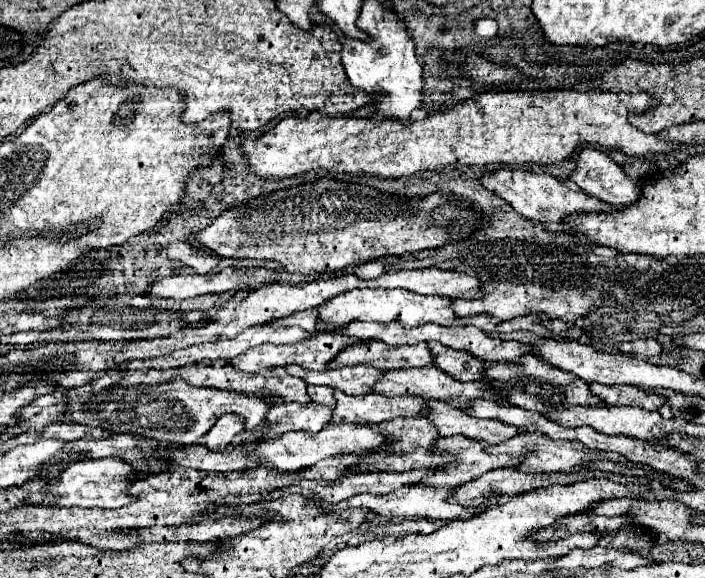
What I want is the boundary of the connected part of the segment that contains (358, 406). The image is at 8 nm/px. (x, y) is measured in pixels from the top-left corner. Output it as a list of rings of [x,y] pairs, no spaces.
[[[336,392],[336,408],[332,410],[330,422],[386,422],[398,416],[426,416],[428,402],[424,398],[414,396],[396,396],[386,398],[376,392],[362,396],[348,396],[344,392]]]

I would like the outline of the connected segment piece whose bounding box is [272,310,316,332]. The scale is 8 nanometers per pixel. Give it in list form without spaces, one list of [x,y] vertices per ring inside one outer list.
[[[304,310],[298,312],[296,316],[288,316],[284,320],[276,320],[272,324],[284,324],[284,326],[300,326],[306,332],[312,332],[312,326],[316,324],[316,310]]]

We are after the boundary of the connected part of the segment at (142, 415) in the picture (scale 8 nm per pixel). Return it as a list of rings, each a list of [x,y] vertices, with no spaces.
[[[174,380],[172,384],[154,384],[154,386],[134,386],[118,388],[108,386],[100,392],[82,392],[82,388],[62,390],[68,396],[70,418],[76,424],[102,426],[108,432],[132,432],[142,434],[152,440],[166,440],[176,444],[192,444],[202,434],[206,434],[218,416],[234,412],[244,420],[244,430],[258,430],[260,426],[272,426],[268,422],[268,412],[272,404],[252,396],[240,394],[234,390],[216,390],[216,388],[198,388],[190,386],[186,380]]]

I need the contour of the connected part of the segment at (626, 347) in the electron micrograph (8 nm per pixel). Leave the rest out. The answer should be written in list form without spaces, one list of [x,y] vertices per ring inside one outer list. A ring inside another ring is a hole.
[[[644,338],[644,340],[634,340],[634,342],[628,342],[628,344],[620,344],[618,350],[626,352],[626,354],[652,358],[652,356],[658,356],[662,352],[662,344],[654,338]]]

